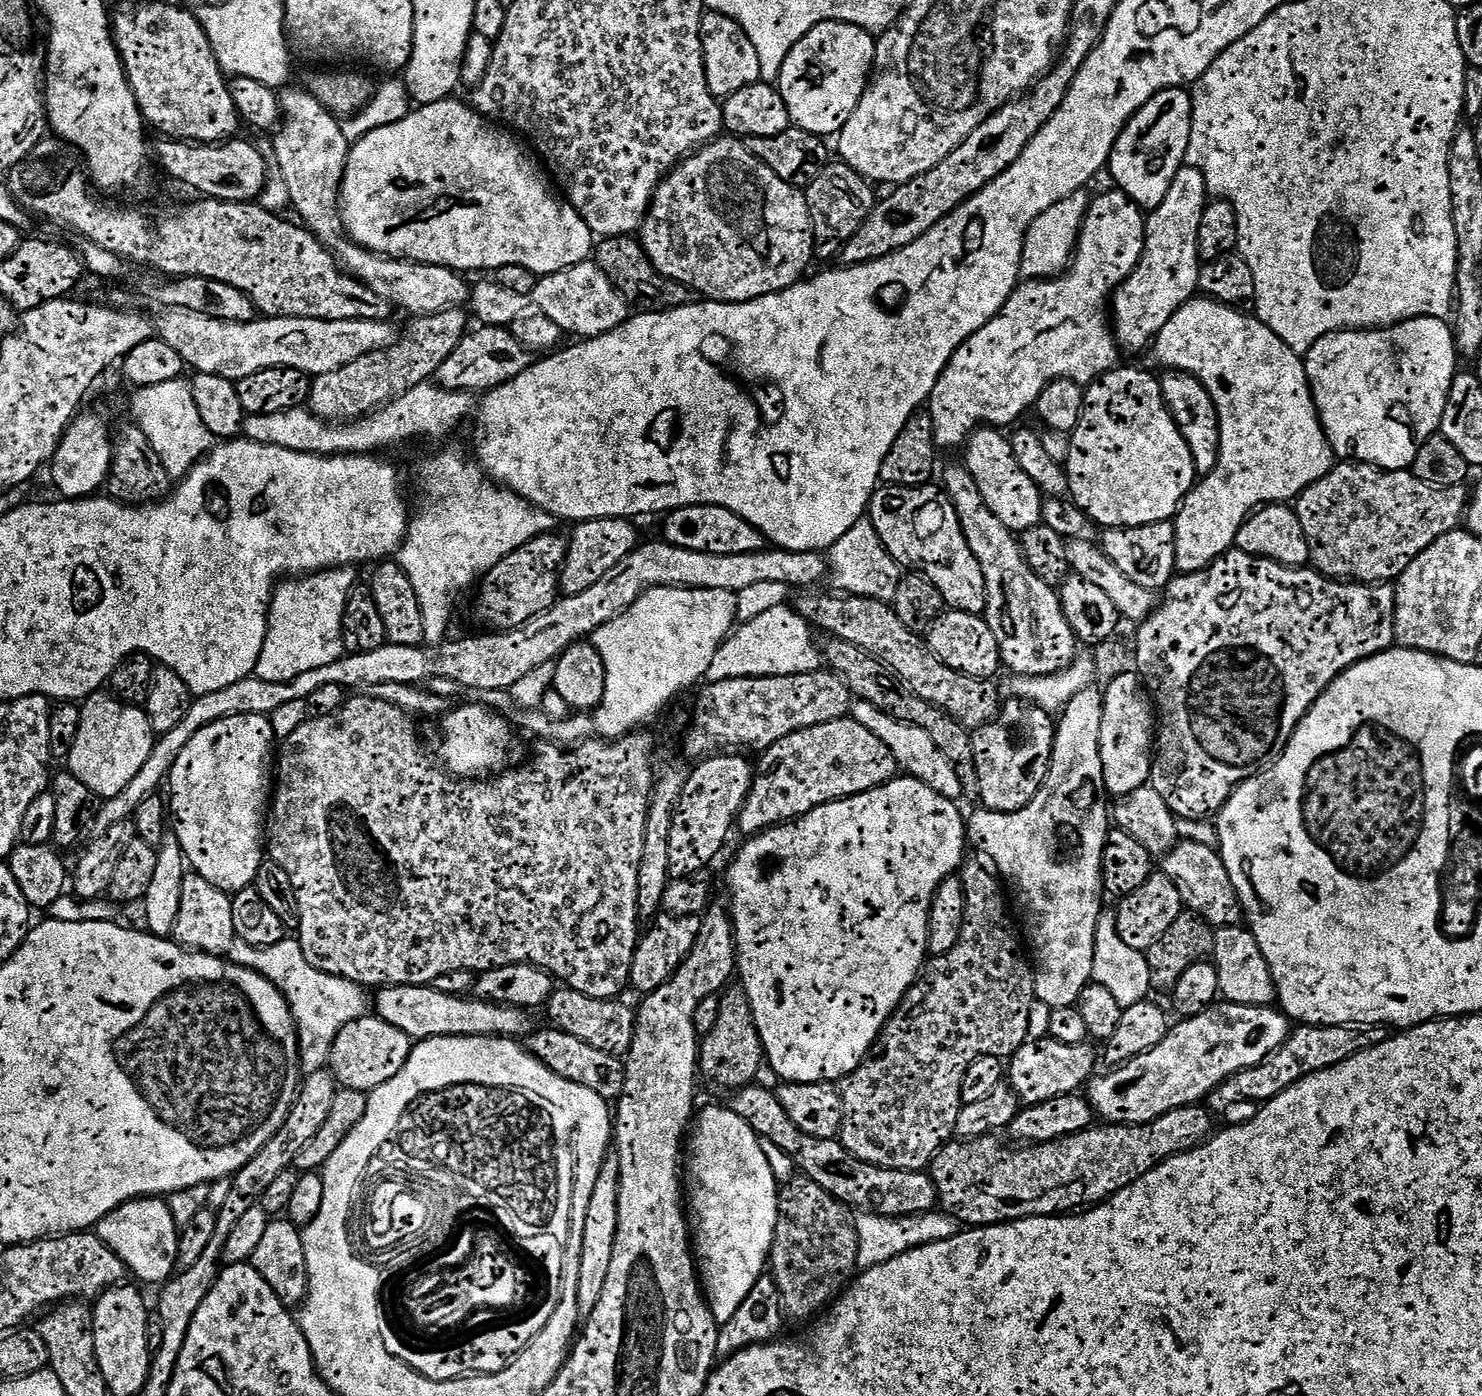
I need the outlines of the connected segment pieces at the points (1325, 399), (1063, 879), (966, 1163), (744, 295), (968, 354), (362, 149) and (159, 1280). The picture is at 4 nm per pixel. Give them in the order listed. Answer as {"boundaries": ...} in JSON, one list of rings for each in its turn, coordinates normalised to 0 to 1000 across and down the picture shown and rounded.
{"boundaries":[[[[957,226],[953,229],[947,229],[945,232],[940,232],[938,235],[929,235],[928,236],[908,236],[899,238],[893,241],[887,248],[879,256],[880,264],[883,269],[883,275],[885,278],[885,284],[888,286],[888,293],[891,295],[891,302],[893,304],[893,310],[899,317],[899,324],[904,327],[905,330],[914,331],[918,334],[925,334],[934,338],[946,338],[952,336],[954,328],[958,320],[966,312],[972,309],[973,297],[976,294],[976,288],[978,282],[980,271],[984,266],[984,253],[982,251],[982,241],[976,229],[971,229],[967,226]]],[[[735,491],[725,497],[713,519],[710,545],[704,562],[699,571],[689,582],[661,580],[652,587],[652,604],[659,610],[668,612],[668,615],[671,615],[673,625],[679,630],[681,637],[683,635],[686,638],[690,668],[696,687],[700,694],[698,699],[699,715],[706,718],[706,721],[710,723],[724,721],[728,717],[730,709],[737,702],[738,695],[738,672],[744,653],[742,642],[745,639],[744,609],[749,595],[749,576],[746,572],[742,539],[744,508],[745,497],[742,492]]],[[[801,791],[797,794],[789,795],[787,798],[784,798],[781,802],[777,803],[777,805],[748,805],[743,804],[741,807],[736,807],[730,809],[729,812],[723,812],[721,814],[717,814],[715,817],[706,817],[704,819],[697,819],[696,821],[683,821],[686,822],[679,822],[677,819],[674,819],[672,817],[671,813],[661,814],[659,817],[652,817],[650,815],[643,816],[642,818],[637,820],[632,829],[629,830],[628,835],[628,842],[630,850],[632,850],[632,859],[634,865],[639,868],[640,871],[647,874],[650,878],[666,878],[668,877],[679,877],[681,874],[692,874],[693,871],[712,871],[713,870],[721,870],[724,867],[728,866],[729,864],[739,864],[748,857],[751,857],[754,852],[757,852],[760,850],[762,850],[768,844],[771,844],[771,841],[773,841],[779,836],[779,834],[783,834],[785,831],[789,831],[790,828],[794,828],[796,825],[802,825],[804,822],[807,822],[812,819],[816,814],[818,813],[819,807],[818,808],[818,797],[814,793],[810,791]]],[[[484,99],[470,106],[469,109],[453,121],[445,132],[442,133],[440,145],[437,148],[437,153],[430,164],[430,171],[435,182],[439,185],[439,188],[443,191],[443,194],[449,200],[460,203],[473,213],[479,215],[487,216],[511,215],[512,212],[520,212],[522,209],[527,209],[528,206],[538,203],[543,197],[542,195],[545,193],[545,188],[548,186],[548,181],[549,181],[545,141],[538,133],[531,132],[530,129],[525,128],[525,125],[522,125],[522,122],[520,122],[520,119],[517,119],[509,110],[506,110],[505,104],[501,100],[489,100]]],[[[750,136],[750,138],[745,138],[743,140],[737,140],[734,147],[734,152],[731,155],[731,158],[729,163],[729,169],[726,171],[727,178],[719,193],[719,194],[709,199],[694,199],[690,201],[684,208],[683,212],[679,216],[679,219],[676,219],[676,222],[668,231],[665,231],[665,234],[663,234],[663,236],[660,236],[651,245],[650,247],[646,251],[641,256],[641,259],[637,263],[637,267],[633,271],[633,274],[630,277],[628,284],[628,297],[629,304],[630,305],[630,311],[632,312],[632,317],[635,322],[645,321],[651,317],[657,309],[659,309],[662,305],[669,305],[673,308],[679,307],[679,304],[685,304],[688,297],[691,294],[696,293],[699,289],[700,282],[703,282],[703,279],[712,272],[724,272],[729,277],[733,277],[738,272],[742,271],[743,269],[750,266],[754,263],[753,252],[754,253],[754,247],[752,240],[751,233],[749,231],[749,221],[746,216],[750,213],[751,208],[758,203],[760,198],[767,193],[769,183],[772,181],[772,161],[773,160],[773,153],[757,137]]],[[[303,70],[292,74],[283,75],[280,79],[276,80],[275,83],[271,87],[253,92],[235,105],[235,115],[229,131],[229,155],[235,170],[247,179],[258,183],[279,186],[282,189],[295,189],[311,196],[327,195],[329,192],[329,194],[333,193],[336,191],[355,191],[355,193],[364,199],[379,195],[388,189],[395,188],[400,183],[401,170],[395,159],[393,159],[390,150],[387,150],[387,148],[376,137],[373,130],[368,125],[365,118],[360,114],[360,110],[342,91],[330,86],[329,83],[325,83],[321,77],[313,74],[310,74],[308,70]]],[[[98,857],[93,860],[86,860],[72,872],[67,874],[63,882],[72,894],[80,898],[84,909],[95,917],[95,920],[110,920],[119,910],[121,880],[117,875],[117,870],[115,870],[113,859]]]]}

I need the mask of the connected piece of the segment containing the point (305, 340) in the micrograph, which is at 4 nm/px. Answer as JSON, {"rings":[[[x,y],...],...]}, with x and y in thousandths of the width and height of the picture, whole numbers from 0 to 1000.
{"rings":[[[111,221],[107,224],[108,227],[105,227],[104,235],[107,239],[107,243],[111,244],[115,248],[117,248],[117,251],[120,251],[120,254],[123,254],[125,261],[128,264],[132,265],[133,267],[138,266],[139,268],[144,268],[149,269],[157,274],[161,274],[163,271],[166,271],[169,268],[171,268],[174,265],[179,265],[180,264],[198,264],[202,266],[208,267],[209,270],[213,271],[217,268],[223,268],[223,265],[228,265],[231,262],[233,262],[236,259],[239,259],[239,256],[244,256],[244,254],[250,254],[252,251],[262,249],[269,242],[269,238],[264,235],[262,229],[207,229],[206,228],[201,228],[200,226],[182,226],[180,228],[173,228],[166,231],[150,231],[147,228],[142,228],[140,225],[133,225],[132,222],[123,222],[122,221]]]}

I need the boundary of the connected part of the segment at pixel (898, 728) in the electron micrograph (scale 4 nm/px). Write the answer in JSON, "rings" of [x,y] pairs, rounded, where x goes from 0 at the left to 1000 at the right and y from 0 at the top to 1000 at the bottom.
{"rings":[[[578,501],[574,505],[574,513],[582,520],[584,520],[584,523],[587,523],[587,526],[590,526],[590,529],[592,529],[597,533],[601,537],[601,540],[603,540],[605,548],[612,555],[622,559],[625,563],[628,563],[628,566],[636,569],[636,572],[639,573],[647,574],[650,571],[649,560],[646,560],[646,554],[644,552],[641,543],[638,543],[638,540],[636,540],[636,537],[633,537],[630,529],[628,529],[628,526],[625,526],[625,523],[616,519],[606,517],[606,514],[601,514],[601,511],[595,511],[595,509],[592,509],[592,506],[587,506],[587,503],[581,501]]]}

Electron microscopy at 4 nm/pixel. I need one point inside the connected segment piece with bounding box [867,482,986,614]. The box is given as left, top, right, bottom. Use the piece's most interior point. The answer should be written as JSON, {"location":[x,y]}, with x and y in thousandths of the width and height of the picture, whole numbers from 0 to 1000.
{"location":[620,378]}

